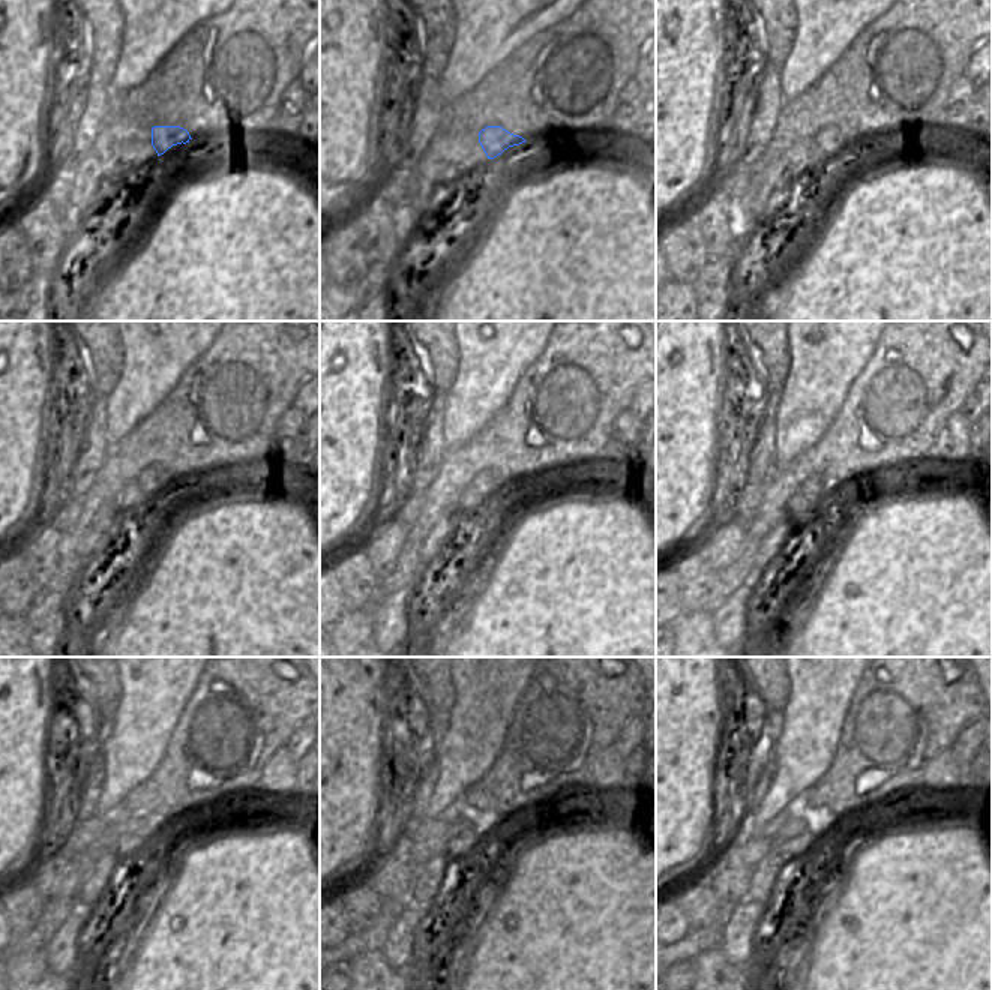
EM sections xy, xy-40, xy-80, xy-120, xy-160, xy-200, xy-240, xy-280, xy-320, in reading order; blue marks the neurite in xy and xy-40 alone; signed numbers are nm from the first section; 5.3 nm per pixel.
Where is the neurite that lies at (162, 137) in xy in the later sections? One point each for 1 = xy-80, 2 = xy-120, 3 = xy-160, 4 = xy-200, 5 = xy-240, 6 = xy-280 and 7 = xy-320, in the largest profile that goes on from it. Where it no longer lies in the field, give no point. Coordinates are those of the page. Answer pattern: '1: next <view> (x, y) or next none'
1: next xy-80 (830, 140)
2: next xy-120 (153, 479)
3: next xy-160 (485, 483)
4: next xy-200 (820, 486)
5: next xy-240 (105, 845)
6: next xy-280 (423, 839)
7: next xy-320 (772, 827)

